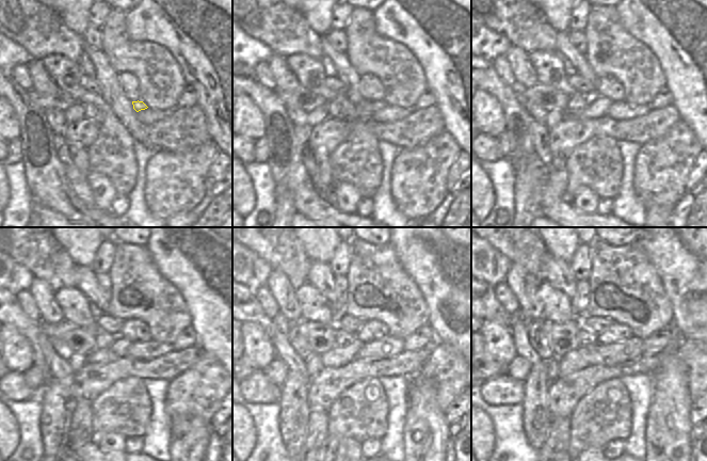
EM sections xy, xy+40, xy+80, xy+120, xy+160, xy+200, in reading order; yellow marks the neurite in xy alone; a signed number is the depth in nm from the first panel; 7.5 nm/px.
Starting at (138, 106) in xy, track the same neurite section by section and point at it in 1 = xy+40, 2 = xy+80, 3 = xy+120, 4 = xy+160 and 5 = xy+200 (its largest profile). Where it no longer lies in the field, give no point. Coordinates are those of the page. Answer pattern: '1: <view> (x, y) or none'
1: xy+40 (363, 110)
2: xy+80 (597, 108)
3: xy+120 (118, 348)
4: xy+160 (339, 356)
5: xy+200 (578, 359)

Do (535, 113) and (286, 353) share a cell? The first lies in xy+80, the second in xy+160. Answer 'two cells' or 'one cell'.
two cells

